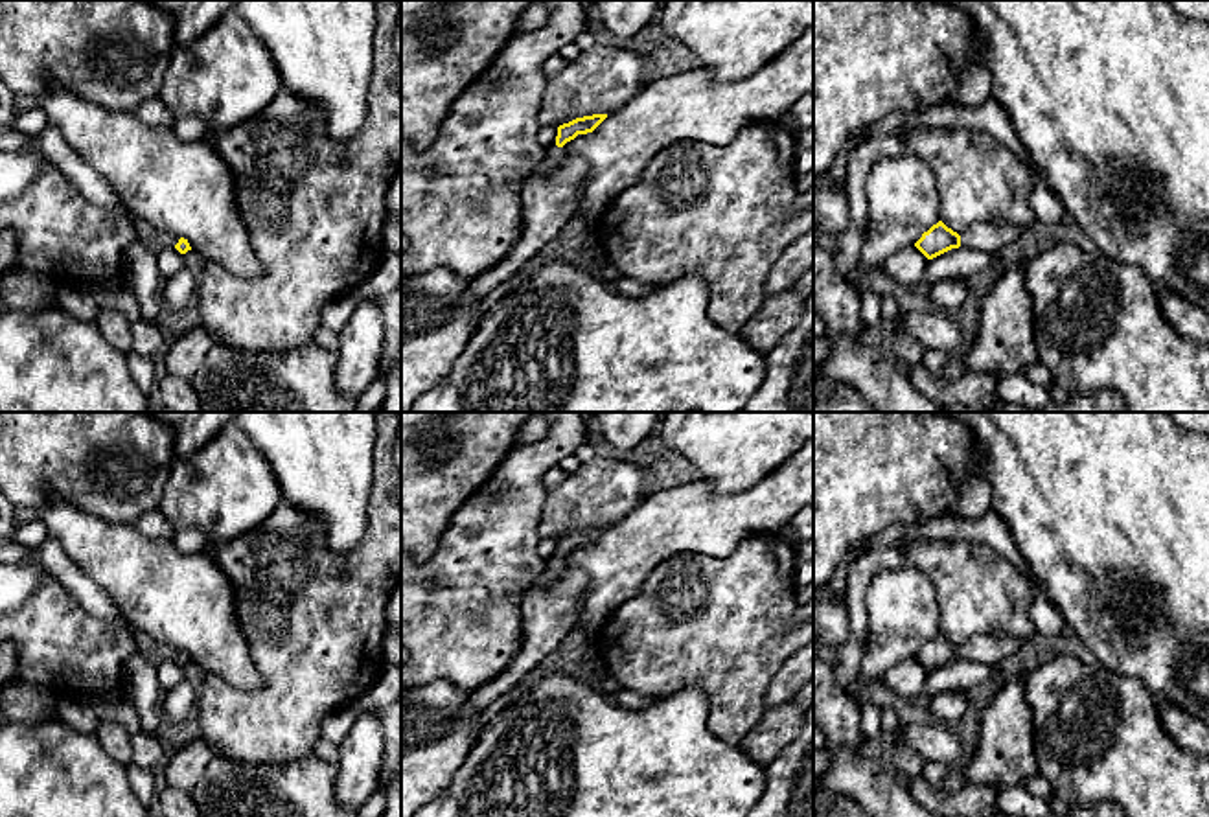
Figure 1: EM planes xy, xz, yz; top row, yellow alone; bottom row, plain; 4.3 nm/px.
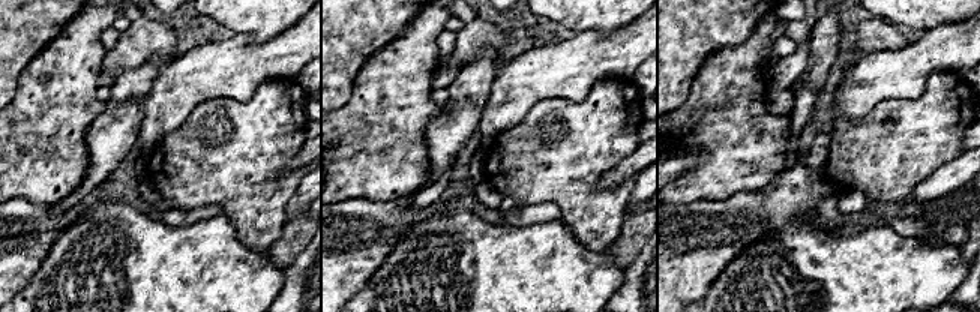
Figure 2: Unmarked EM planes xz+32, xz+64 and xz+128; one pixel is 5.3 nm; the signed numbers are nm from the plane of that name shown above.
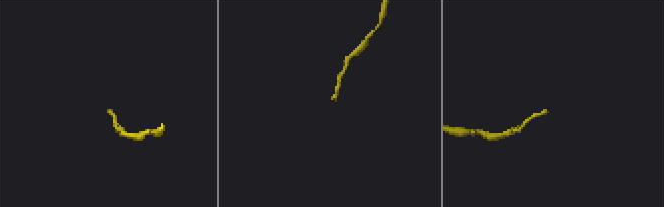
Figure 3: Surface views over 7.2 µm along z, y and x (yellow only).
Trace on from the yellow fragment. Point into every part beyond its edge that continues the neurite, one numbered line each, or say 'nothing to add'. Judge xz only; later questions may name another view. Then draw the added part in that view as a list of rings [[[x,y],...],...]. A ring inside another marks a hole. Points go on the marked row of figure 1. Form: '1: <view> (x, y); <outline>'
1: xz (551, 197); [[[552,145],[534,177],[521,186],[523,228],[512,250],[469,285],[475,298],[488,296],[515,276],[535,254],[548,250],[558,232],[576,215],[589,164]]]

